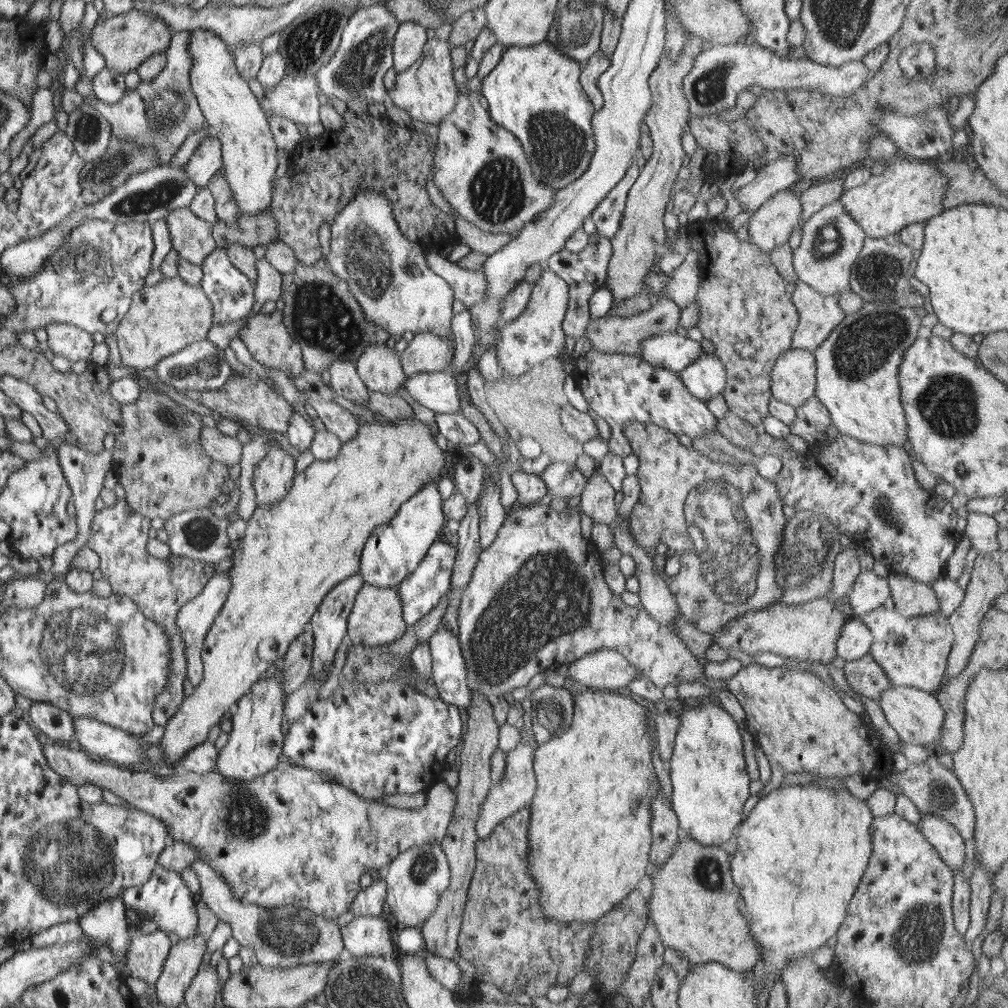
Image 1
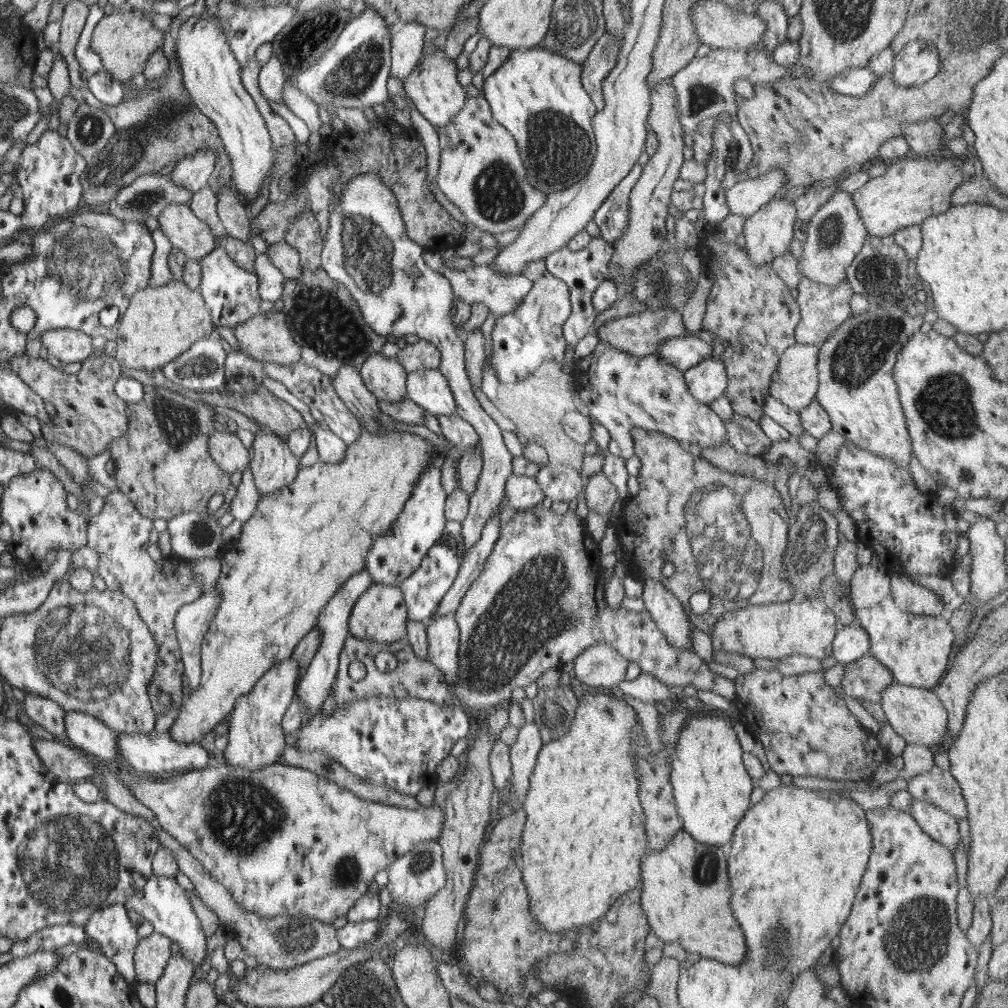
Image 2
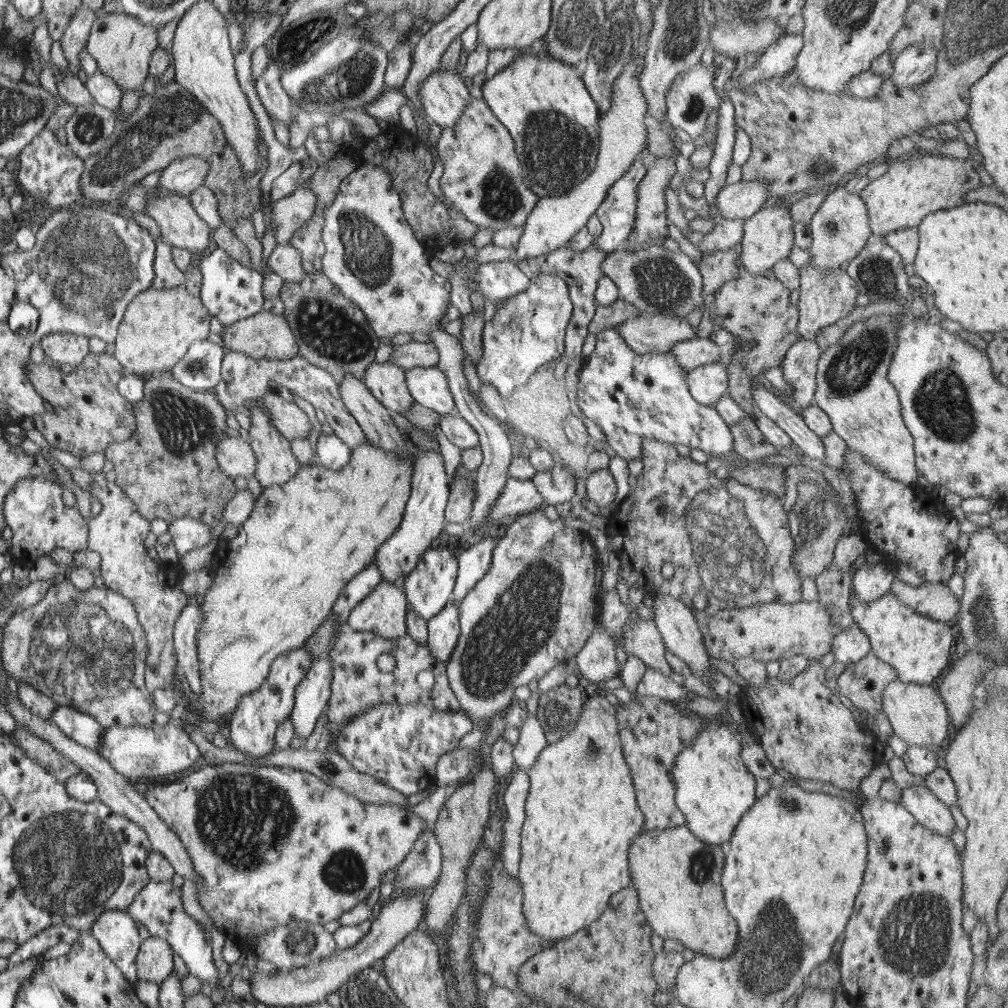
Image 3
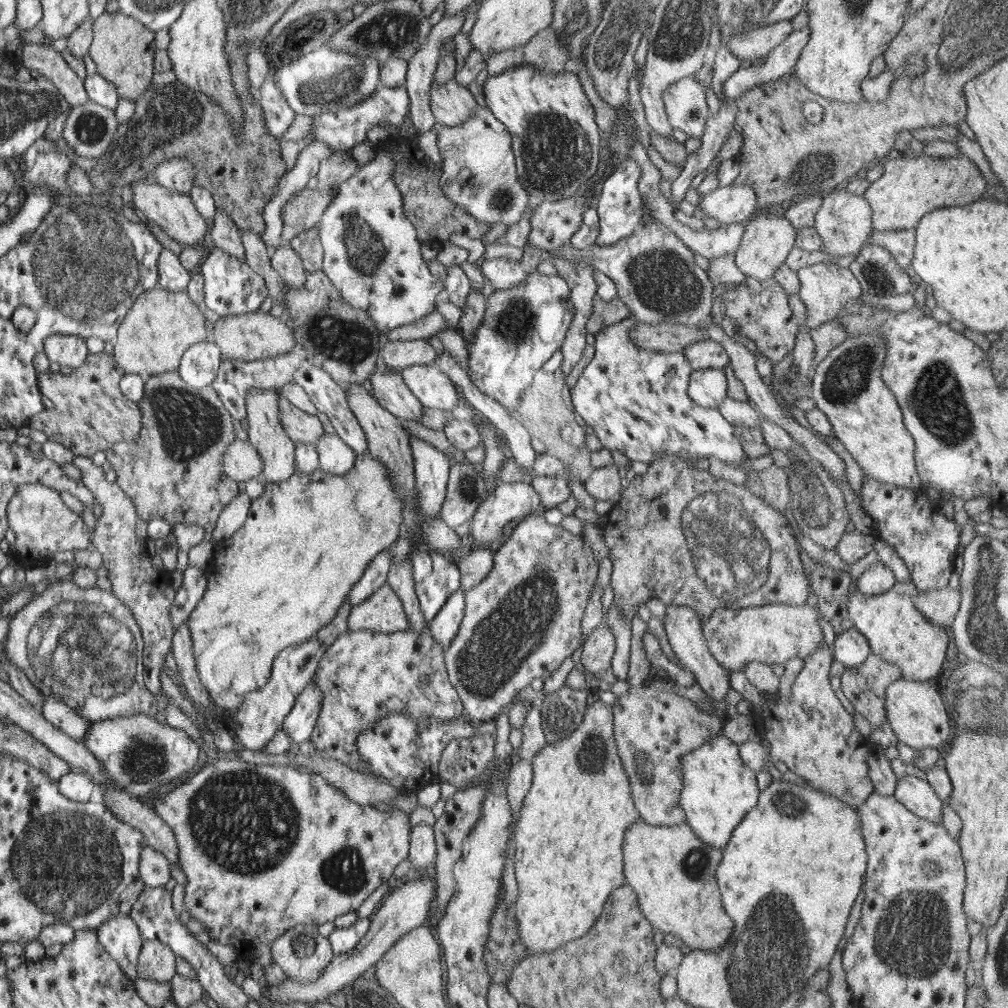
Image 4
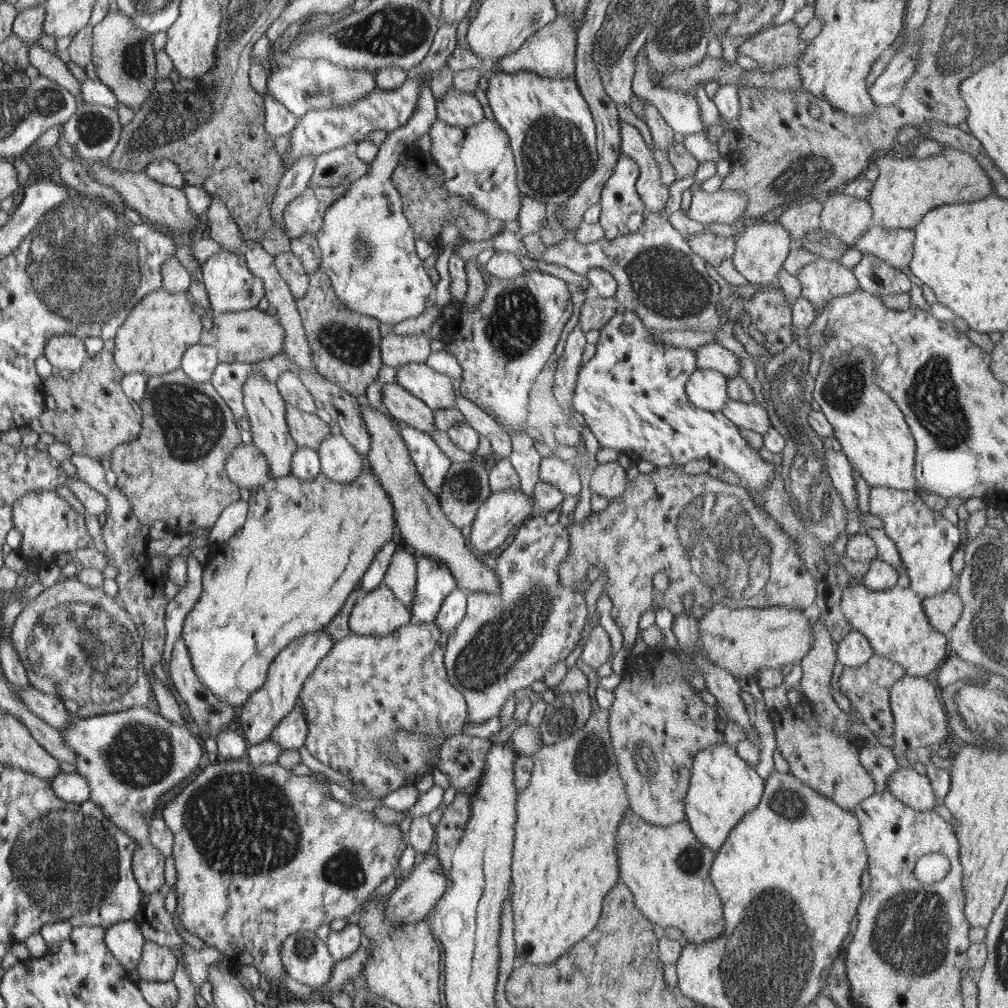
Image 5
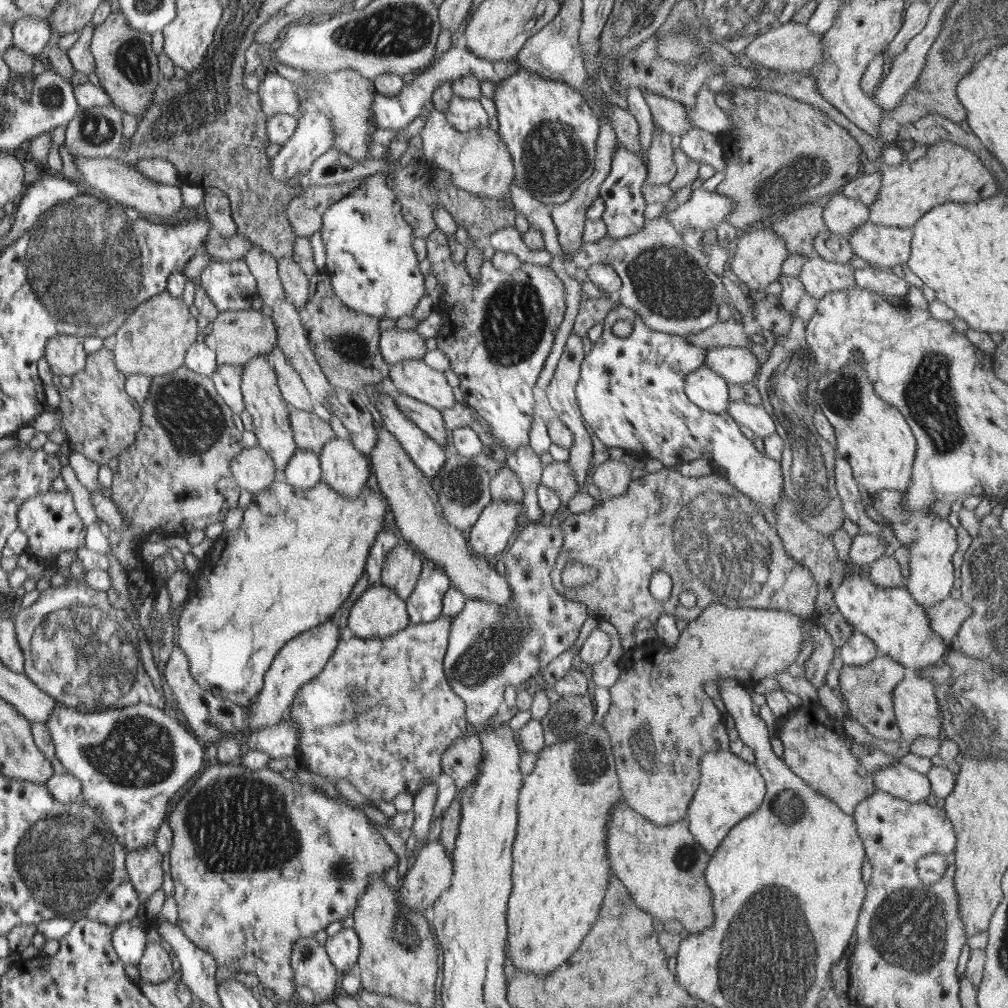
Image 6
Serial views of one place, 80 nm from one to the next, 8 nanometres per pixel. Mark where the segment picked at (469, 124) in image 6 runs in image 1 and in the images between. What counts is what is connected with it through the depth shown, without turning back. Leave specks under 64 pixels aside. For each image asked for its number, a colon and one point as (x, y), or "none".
1: (425, 90)
2: (432, 87)
3: (443, 96)
4: (450, 104)
5: (456, 109)

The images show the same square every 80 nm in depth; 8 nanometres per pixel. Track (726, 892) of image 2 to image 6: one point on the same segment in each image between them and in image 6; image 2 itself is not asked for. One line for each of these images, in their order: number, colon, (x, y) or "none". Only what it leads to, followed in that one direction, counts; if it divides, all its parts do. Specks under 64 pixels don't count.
3: (676, 876)
4: (671, 872)
5: (666, 870)
6: (662, 867)

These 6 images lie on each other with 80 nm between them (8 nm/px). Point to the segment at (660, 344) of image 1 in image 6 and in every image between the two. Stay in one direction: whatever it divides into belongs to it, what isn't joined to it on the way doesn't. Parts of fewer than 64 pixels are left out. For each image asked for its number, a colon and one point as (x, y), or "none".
2: (683, 352)
3: (695, 352)
4: (704, 354)
5: (713, 356)
6: (736, 365)

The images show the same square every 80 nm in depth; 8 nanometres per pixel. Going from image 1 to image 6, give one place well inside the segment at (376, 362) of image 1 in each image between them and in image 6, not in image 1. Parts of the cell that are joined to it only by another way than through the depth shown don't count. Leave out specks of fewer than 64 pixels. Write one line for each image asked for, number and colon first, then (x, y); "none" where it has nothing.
2: (384, 377)
3: (385, 381)
4: (389, 391)
5: (401, 406)
6: (428, 419)

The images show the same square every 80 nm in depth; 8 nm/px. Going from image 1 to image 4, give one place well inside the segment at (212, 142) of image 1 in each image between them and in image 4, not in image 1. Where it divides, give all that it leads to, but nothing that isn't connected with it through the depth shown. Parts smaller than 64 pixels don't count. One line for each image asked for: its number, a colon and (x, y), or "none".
2: (192, 171)
3: (182, 176)
4: (176, 174)

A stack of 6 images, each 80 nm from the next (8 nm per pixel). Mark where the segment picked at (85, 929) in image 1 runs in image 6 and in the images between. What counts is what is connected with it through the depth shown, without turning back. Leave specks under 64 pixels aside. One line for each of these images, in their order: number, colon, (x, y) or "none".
2: (109, 927)
3: (116, 934)
4: (118, 936)
5: (124, 940)
6: (128, 940)

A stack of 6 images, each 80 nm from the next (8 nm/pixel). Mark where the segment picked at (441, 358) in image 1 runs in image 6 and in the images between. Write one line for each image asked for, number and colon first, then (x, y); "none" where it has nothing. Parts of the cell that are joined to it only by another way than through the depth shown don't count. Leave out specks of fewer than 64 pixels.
2: (422, 354)
3: (412, 354)
4: (396, 354)
5: (394, 350)
6: (395, 345)

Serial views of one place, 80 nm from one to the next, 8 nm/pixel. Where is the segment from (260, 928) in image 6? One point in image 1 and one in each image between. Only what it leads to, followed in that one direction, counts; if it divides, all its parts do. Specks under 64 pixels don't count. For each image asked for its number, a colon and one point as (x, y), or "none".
1: (291, 837)
2: (282, 841)
3: (270, 845)
4: (264, 847)
5: (260, 854)

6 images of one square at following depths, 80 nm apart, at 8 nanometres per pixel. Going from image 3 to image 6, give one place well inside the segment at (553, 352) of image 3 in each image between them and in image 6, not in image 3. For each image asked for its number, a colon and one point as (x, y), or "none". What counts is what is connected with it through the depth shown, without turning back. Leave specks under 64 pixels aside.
4: (522, 325)
5: (501, 345)
6: (496, 333)

